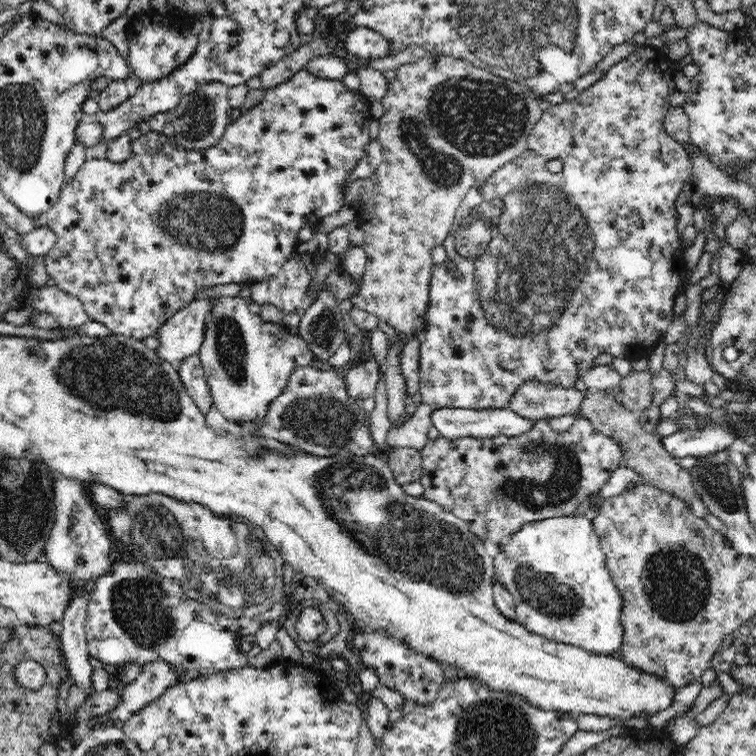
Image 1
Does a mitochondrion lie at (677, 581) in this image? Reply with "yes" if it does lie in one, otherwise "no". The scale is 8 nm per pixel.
yes

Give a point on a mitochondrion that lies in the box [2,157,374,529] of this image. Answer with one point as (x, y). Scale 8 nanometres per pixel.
(105, 376)

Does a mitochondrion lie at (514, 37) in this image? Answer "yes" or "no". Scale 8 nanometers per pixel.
yes

